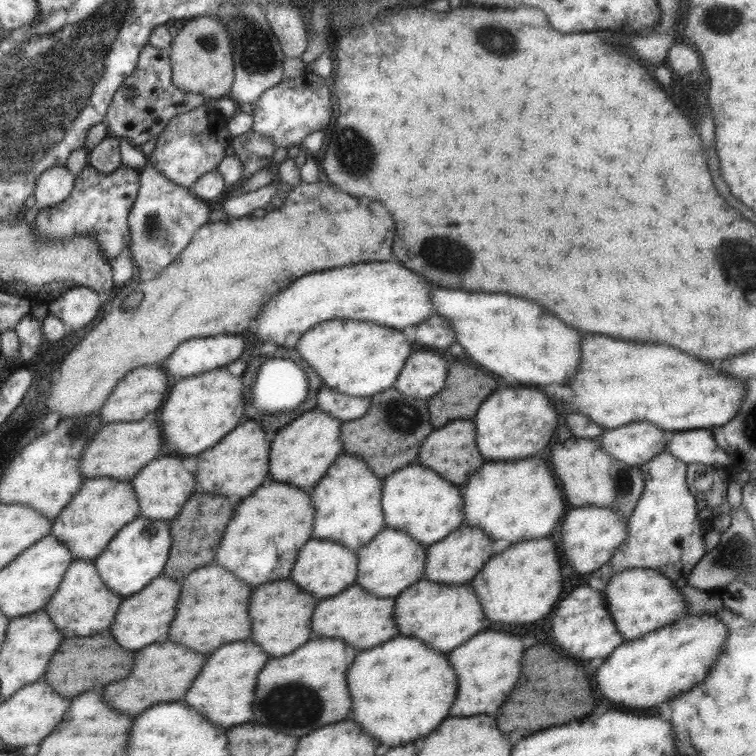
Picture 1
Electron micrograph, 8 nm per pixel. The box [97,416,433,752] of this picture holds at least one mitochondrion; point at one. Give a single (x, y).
(291, 706)

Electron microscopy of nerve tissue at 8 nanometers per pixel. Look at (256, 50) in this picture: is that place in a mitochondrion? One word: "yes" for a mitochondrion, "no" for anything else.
yes

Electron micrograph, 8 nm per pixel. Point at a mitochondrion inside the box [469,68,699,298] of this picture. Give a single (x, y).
(688, 106)

